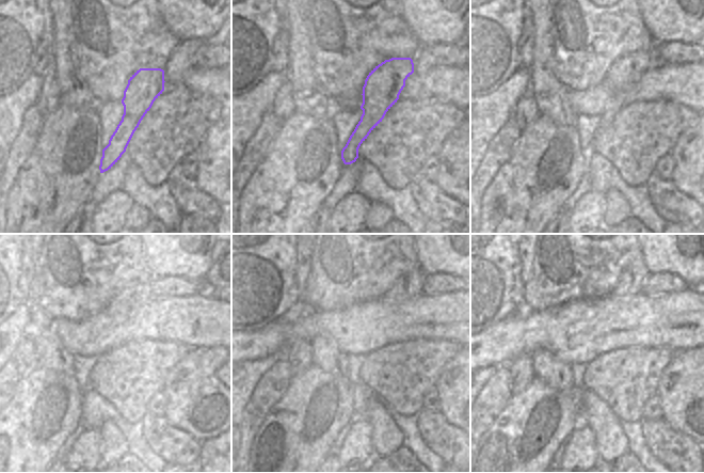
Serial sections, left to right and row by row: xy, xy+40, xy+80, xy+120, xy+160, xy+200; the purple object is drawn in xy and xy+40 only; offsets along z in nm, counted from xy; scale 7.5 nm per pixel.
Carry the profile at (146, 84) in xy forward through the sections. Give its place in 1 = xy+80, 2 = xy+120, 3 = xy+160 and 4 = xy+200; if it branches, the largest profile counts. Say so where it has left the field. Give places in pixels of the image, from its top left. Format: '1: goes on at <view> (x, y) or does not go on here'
1: goes on at xy+80 (626, 71)
2: goes on at xy+120 (154, 300)
3: goes on at xy+160 (396, 287)
4: goes on at xy+200 (630, 282)

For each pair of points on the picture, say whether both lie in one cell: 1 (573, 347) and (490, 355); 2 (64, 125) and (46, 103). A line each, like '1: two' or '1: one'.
1: one
2: two

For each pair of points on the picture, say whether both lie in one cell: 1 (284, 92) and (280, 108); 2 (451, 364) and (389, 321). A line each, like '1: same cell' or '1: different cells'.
1: same cell
2: different cells

